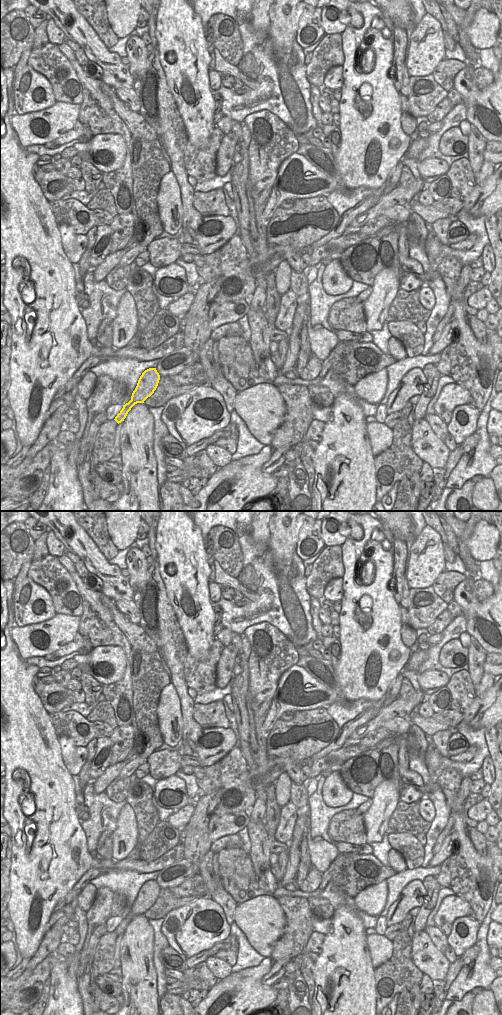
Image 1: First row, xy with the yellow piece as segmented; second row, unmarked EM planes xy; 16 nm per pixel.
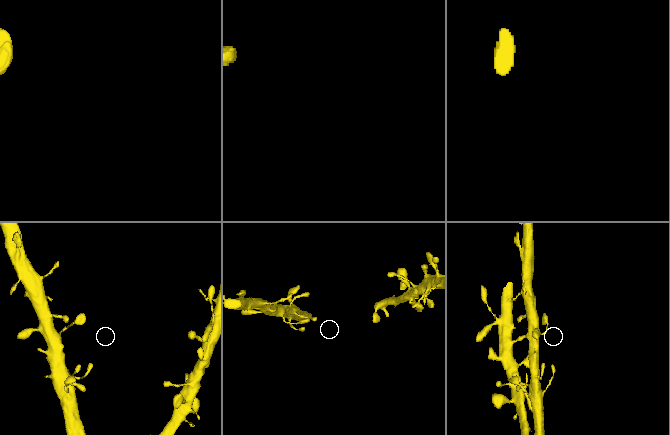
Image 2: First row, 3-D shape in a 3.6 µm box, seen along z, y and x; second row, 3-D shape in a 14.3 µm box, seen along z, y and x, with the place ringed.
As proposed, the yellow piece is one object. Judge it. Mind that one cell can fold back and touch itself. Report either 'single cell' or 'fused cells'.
single cell

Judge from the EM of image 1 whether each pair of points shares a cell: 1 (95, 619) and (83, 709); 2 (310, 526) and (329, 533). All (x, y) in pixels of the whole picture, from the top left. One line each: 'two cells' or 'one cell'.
1: two cells
2: two cells

